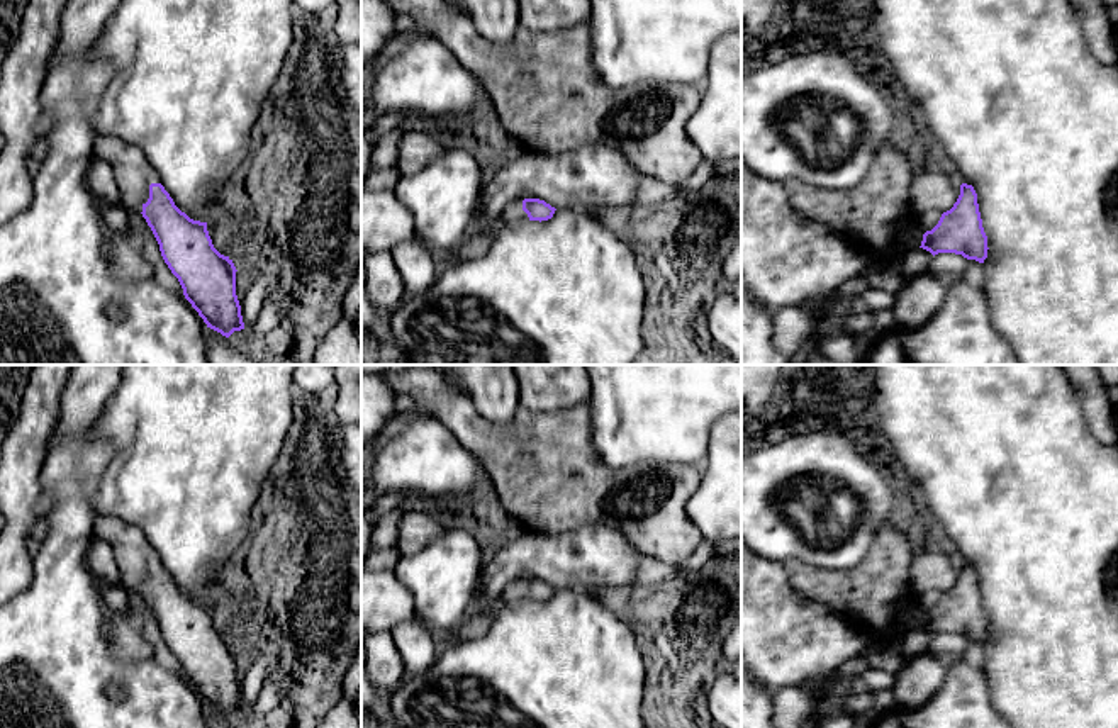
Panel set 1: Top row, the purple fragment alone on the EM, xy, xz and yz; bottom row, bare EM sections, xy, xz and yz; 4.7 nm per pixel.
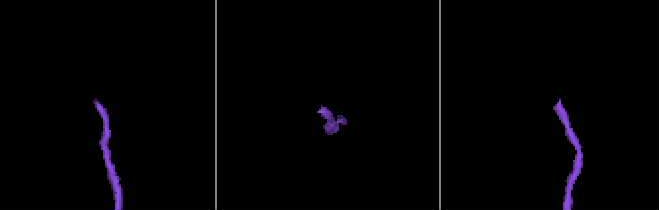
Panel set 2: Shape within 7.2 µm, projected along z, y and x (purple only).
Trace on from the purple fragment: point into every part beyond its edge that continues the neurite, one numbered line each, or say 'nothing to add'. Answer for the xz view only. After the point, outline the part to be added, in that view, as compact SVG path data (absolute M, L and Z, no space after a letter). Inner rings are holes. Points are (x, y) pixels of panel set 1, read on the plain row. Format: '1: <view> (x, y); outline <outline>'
1: xz (514, 591); outline M523 580L507 585L500 596L500 602L512 602L519 599L529 599L528 594L523 591Z

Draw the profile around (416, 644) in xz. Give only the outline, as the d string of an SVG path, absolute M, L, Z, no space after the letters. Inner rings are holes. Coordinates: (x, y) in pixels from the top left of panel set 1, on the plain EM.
M416 618L397 624L390 633L402 657L405 677L424 672L438 658L438 635Z

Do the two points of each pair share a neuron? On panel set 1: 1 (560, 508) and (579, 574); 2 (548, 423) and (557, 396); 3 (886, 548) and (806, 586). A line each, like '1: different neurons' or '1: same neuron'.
1: different neurons
2: different neurons
3: same neuron

